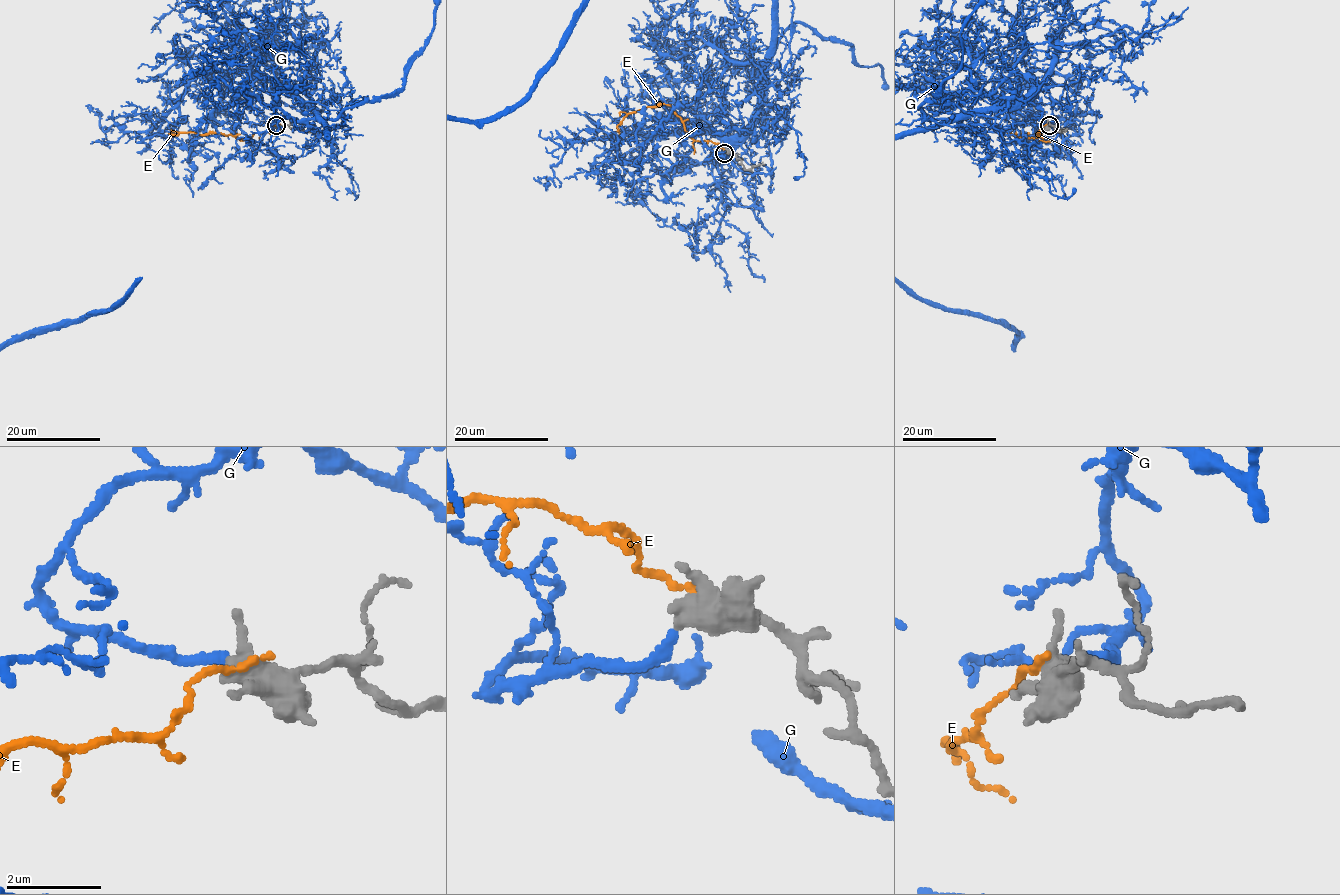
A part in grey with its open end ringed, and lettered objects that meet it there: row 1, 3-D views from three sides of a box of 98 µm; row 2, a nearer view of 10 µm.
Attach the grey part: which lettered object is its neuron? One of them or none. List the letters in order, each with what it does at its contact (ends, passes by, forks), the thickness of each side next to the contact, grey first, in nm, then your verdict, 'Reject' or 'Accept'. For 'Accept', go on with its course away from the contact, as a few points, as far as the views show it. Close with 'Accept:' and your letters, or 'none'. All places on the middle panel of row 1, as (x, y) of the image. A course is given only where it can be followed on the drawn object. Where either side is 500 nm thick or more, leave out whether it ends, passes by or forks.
E: Thickness 500 nm (grey) against 160 nm. Reject
G: It ends there. Thickness 400 nm (grey) against 240 nm. Accept
Accept: G

